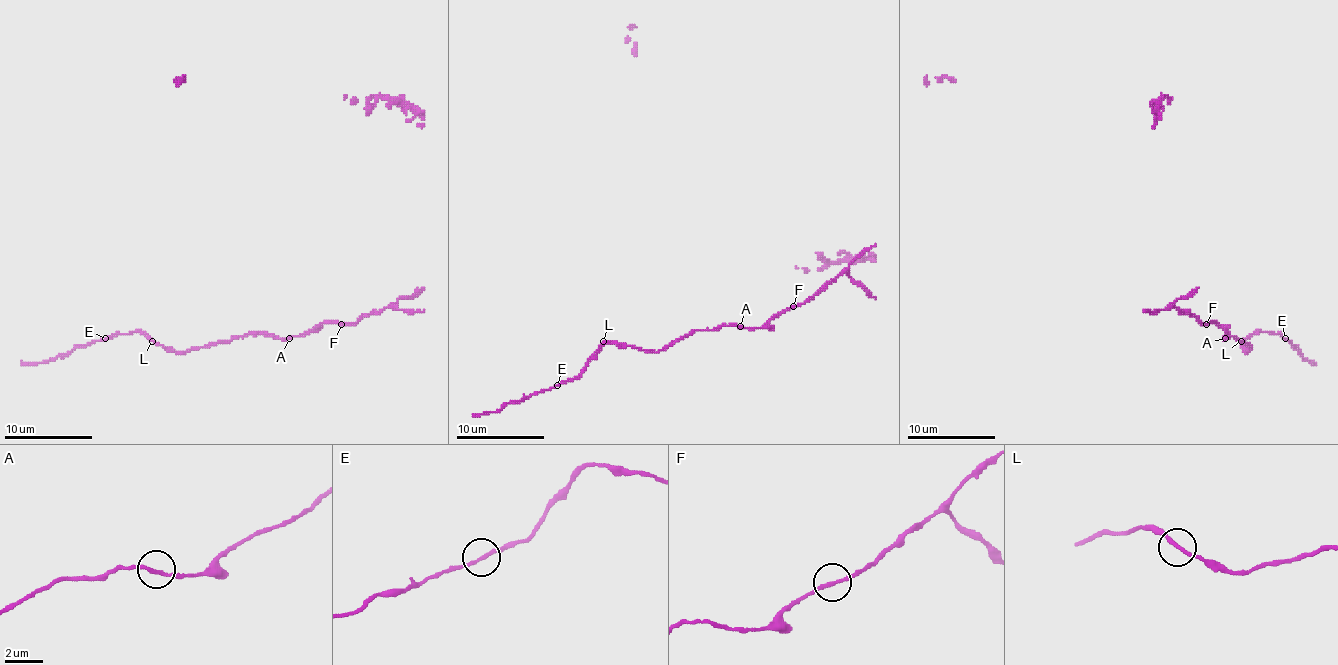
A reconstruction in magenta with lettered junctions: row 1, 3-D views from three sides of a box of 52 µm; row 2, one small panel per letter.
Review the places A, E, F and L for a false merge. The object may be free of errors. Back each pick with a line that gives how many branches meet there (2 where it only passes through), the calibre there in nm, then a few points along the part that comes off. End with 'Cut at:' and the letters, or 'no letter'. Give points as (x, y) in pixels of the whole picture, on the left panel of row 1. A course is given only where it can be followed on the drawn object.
Cut at: no letter

